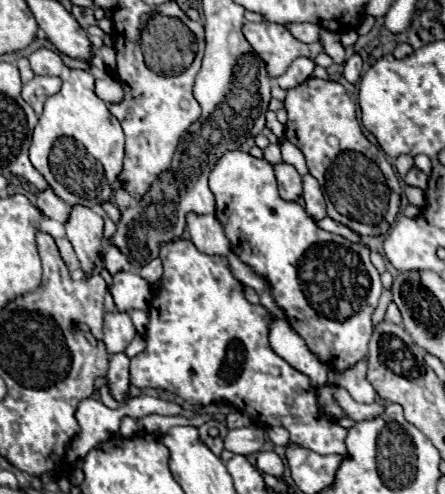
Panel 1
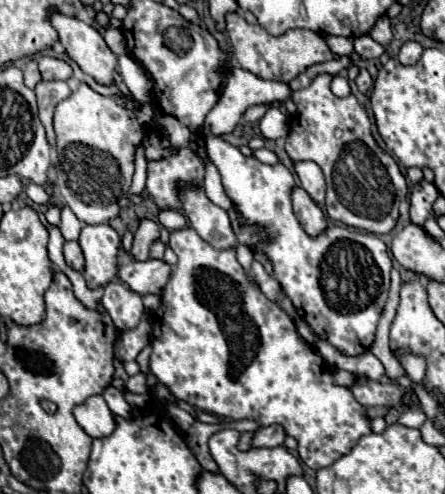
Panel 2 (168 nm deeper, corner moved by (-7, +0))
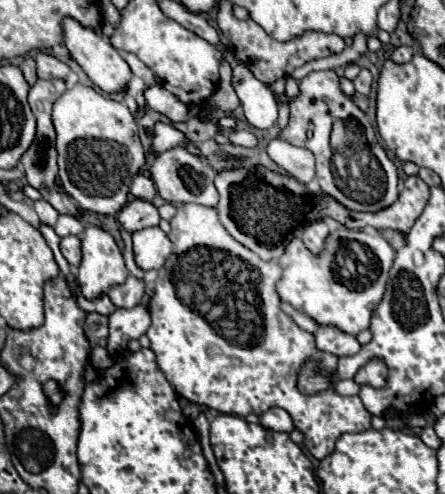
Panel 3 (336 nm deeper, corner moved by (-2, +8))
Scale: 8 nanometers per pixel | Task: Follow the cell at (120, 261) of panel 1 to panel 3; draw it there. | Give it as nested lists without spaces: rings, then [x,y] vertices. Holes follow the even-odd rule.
[[[134,198],[132,202],[128,202],[120,214],[118,214],[118,222],[124,230],[128,230],[130,234],[150,228],[150,226],[158,226],[160,216],[158,210],[148,202],[148,200],[138,200]]]

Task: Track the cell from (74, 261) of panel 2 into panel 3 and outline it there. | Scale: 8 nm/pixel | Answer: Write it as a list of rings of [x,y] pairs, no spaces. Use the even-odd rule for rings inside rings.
[[[64,236],[60,240],[60,250],[72,268],[80,264],[80,238],[78,236]]]

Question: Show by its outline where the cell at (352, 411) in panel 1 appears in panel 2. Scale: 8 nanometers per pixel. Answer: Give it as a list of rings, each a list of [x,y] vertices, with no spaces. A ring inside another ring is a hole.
[[[403,410],[403,414],[399,416],[399,422],[409,428],[421,428],[425,420],[427,420],[427,416],[423,410]]]

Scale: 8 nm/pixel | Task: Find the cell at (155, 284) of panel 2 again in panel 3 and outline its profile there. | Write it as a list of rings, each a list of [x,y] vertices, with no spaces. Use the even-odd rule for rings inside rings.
[[[158,226],[134,232],[132,240],[134,240],[136,264],[144,272],[146,270],[160,270],[164,266],[166,258],[172,254],[172,242]]]

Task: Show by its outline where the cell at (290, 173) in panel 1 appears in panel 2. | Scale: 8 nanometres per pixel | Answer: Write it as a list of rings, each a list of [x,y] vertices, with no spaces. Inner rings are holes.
[[[295,188],[291,198],[293,198],[295,216],[299,218],[303,230],[313,238],[319,236],[329,226],[325,212],[307,196],[307,192],[303,192],[303,188]]]

